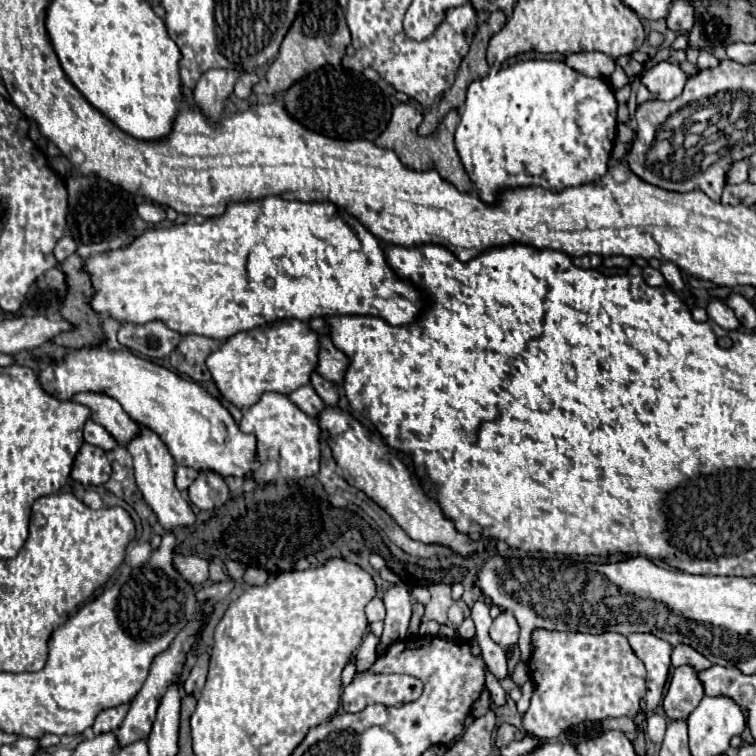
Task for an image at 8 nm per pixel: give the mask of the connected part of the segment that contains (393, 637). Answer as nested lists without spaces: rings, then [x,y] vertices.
[[[390,586],[384,594],[386,604],[386,618],[384,618],[384,634],[380,636],[382,646],[390,646],[406,638],[412,602],[410,602],[410,588],[408,586]]]

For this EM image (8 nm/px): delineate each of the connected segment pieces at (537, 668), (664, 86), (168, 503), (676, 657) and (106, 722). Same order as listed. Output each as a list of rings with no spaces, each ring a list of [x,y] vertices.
[[[536,630],[532,634],[534,652],[528,660],[536,694],[522,716],[524,730],[540,740],[556,738],[572,724],[584,720],[604,720],[610,716],[634,716],[640,710],[644,688],[644,664],[632,654],[622,634],[582,634]]]
[[[658,62],[650,70],[646,70],[642,80],[640,80],[640,86],[638,86],[638,104],[646,102],[646,100],[656,100],[656,98],[670,101],[680,94],[680,90],[684,90],[684,84],[686,84],[686,78],[684,78],[684,72],[680,70],[680,66],[670,64],[670,62]]]
[[[142,428],[140,436],[134,438],[128,444],[128,452],[134,458],[134,474],[136,474],[136,484],[146,500],[146,504],[152,508],[152,512],[156,514],[158,522],[162,524],[164,530],[174,530],[178,526],[192,526],[196,522],[196,514],[192,512],[188,500],[182,498],[180,490],[174,486],[174,460],[168,454],[168,448],[160,442],[160,438],[156,434],[152,434],[152,430]]]
[[[678,644],[674,648],[674,652],[672,652],[672,666],[678,668],[678,666],[684,666],[684,664],[694,666],[698,672],[706,670],[708,666],[712,666],[700,652],[696,652],[694,648],[690,648],[688,644]]]
[[[120,704],[120,706],[114,706],[114,708],[102,710],[102,712],[98,714],[94,726],[92,726],[94,732],[96,732],[96,734],[102,734],[102,732],[108,732],[108,730],[116,730],[116,728],[122,724],[122,720],[124,720],[128,708],[130,708],[130,704]]]

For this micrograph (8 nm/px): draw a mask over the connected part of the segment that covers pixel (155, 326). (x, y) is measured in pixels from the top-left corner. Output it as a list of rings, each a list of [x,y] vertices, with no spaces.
[[[146,322],[144,326],[122,324],[118,330],[118,342],[146,358],[168,358],[180,344],[180,334],[168,330],[162,322]]]

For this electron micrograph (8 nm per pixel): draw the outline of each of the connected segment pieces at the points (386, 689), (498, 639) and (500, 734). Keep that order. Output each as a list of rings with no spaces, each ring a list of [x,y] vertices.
[[[356,674],[352,684],[344,688],[342,708],[346,712],[360,712],[370,704],[400,706],[412,702],[422,694],[422,682],[406,674]]]
[[[502,612],[490,628],[490,638],[496,644],[500,644],[502,648],[514,646],[518,642],[518,622],[516,622],[516,618],[508,612]]]
[[[502,724],[502,726],[498,726],[498,732],[496,732],[496,746],[502,748],[502,746],[510,744],[512,740],[520,740],[522,736],[524,736],[524,732],[518,730],[516,726],[512,726],[512,724]]]

